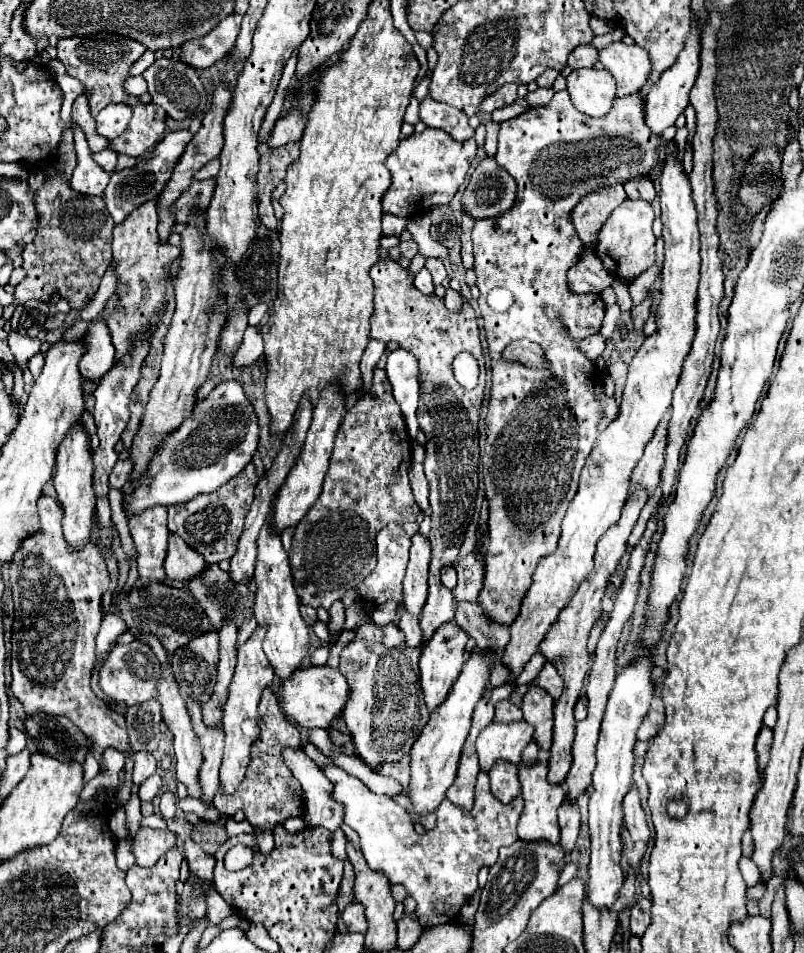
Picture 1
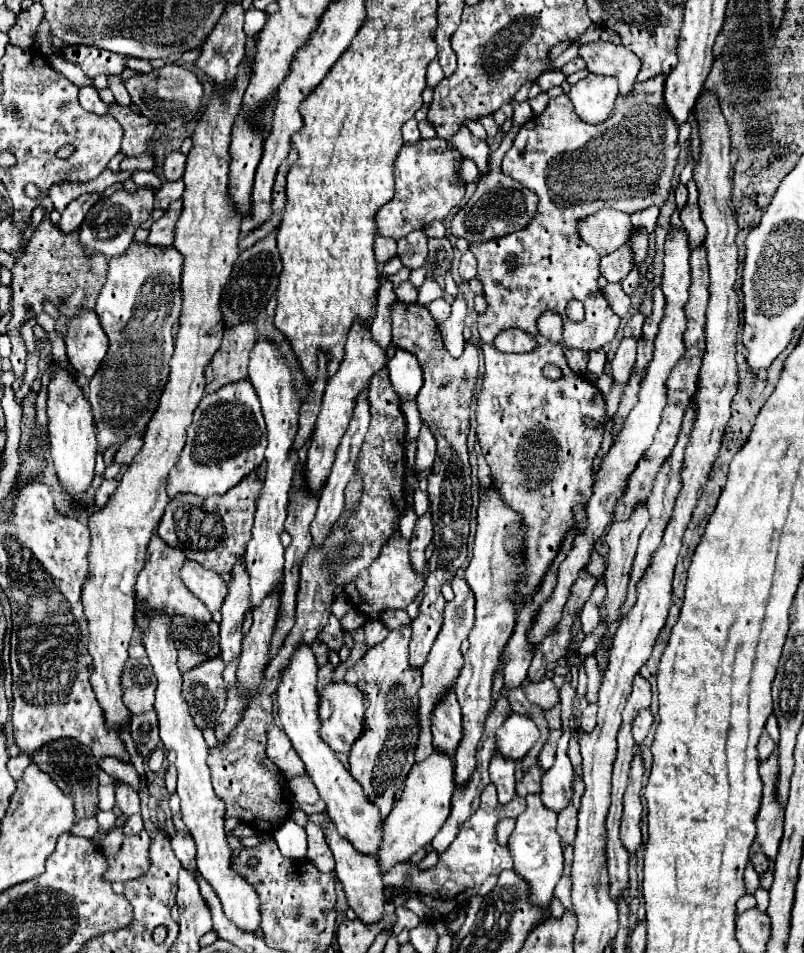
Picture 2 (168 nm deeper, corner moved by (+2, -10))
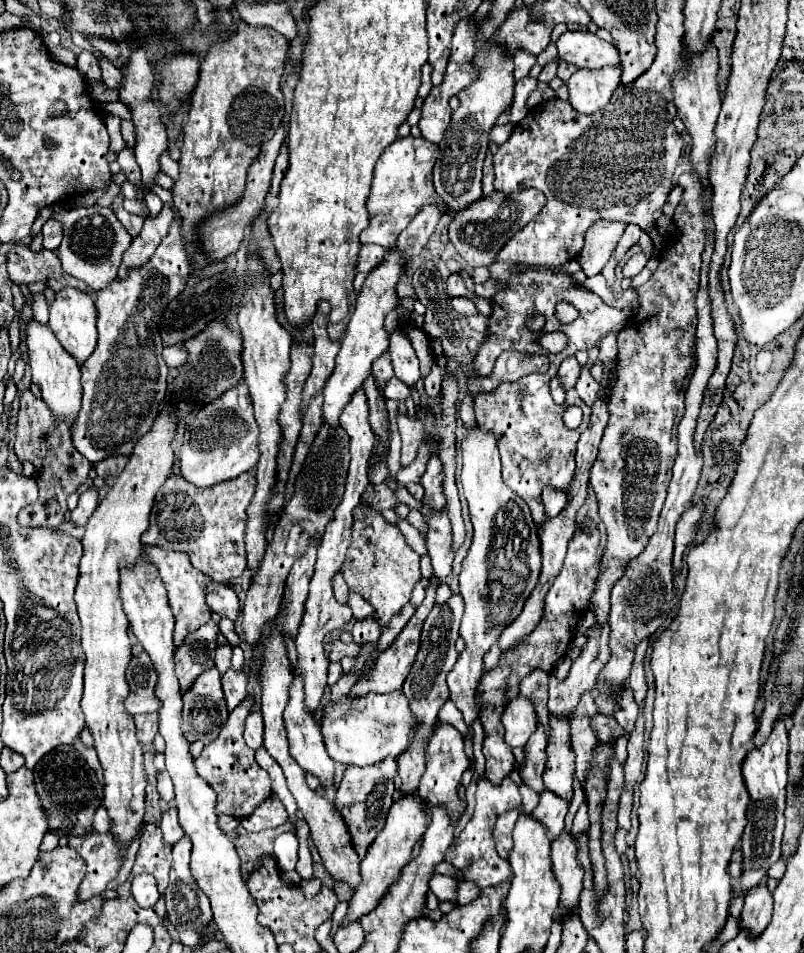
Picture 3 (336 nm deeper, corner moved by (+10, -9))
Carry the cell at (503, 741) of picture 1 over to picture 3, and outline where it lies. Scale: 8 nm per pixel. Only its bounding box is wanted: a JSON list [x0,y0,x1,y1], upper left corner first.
[502,697,536,747]

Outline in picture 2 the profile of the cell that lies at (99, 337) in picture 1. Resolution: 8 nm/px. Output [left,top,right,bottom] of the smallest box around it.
[66,310,108,380]

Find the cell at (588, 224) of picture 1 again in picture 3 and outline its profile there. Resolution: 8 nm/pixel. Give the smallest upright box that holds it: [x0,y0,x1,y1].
[576,221,628,277]

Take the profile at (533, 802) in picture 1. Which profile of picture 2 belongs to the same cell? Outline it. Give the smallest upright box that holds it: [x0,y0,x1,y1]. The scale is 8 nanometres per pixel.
[508,794,562,906]

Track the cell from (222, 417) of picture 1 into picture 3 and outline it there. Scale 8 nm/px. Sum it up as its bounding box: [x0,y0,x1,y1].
[180,385,258,487]

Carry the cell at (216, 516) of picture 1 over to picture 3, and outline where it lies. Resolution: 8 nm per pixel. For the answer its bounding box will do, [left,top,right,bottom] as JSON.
[142,471,256,583]

